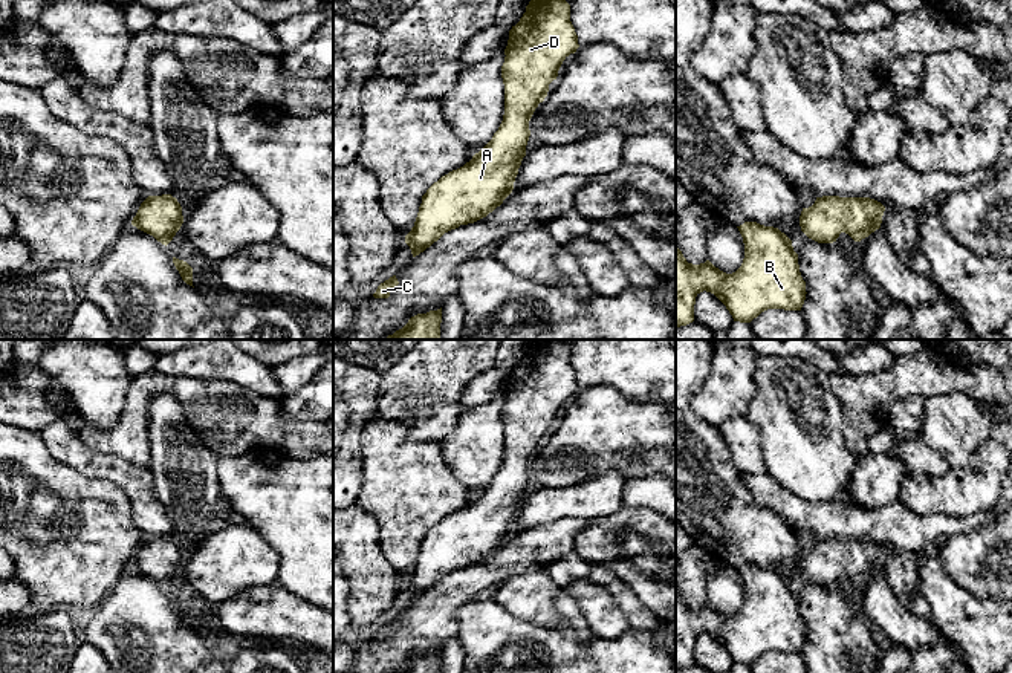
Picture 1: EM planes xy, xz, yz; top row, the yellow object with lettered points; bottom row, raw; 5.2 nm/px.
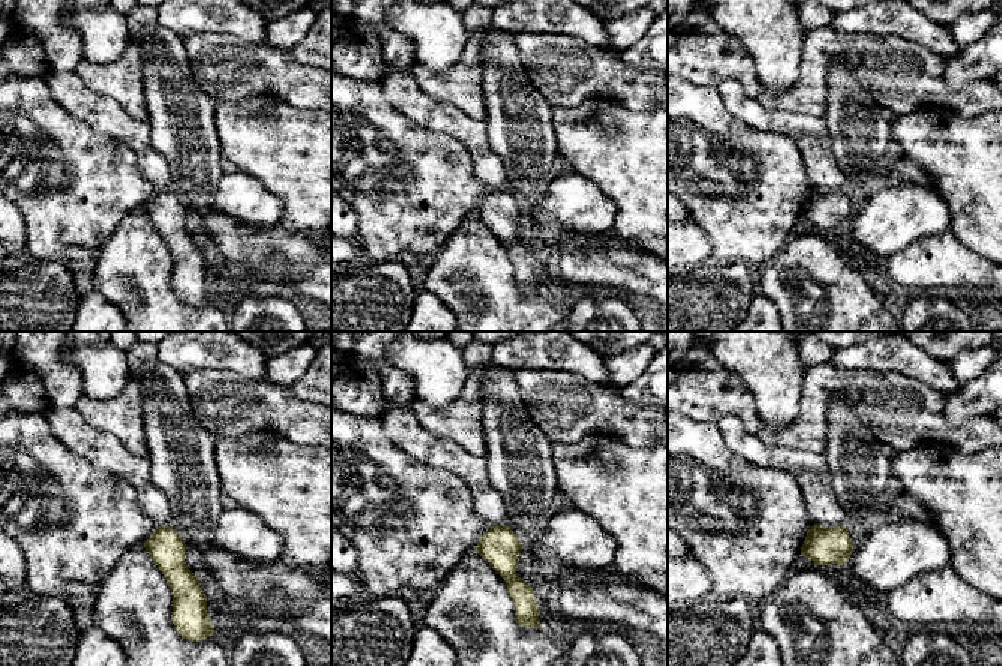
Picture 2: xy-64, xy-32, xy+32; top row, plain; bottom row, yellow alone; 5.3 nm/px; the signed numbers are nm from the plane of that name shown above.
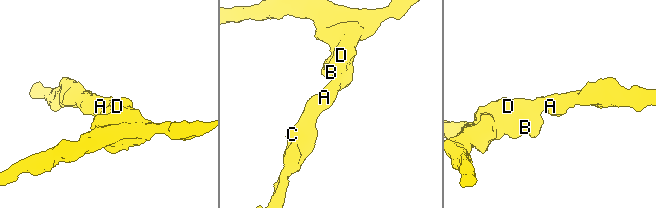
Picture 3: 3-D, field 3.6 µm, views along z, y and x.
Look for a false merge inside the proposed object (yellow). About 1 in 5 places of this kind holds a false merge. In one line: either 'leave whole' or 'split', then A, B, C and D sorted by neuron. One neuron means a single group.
leave whole | A B C D

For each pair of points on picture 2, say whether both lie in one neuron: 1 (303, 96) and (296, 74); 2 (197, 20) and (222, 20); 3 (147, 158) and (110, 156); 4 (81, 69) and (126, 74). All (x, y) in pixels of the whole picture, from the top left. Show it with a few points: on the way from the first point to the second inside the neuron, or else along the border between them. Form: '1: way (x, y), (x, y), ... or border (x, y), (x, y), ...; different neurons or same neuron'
1: way (303, 90), (296, 80); same neuron
2: way (203, 20), (216, 20); same neuron
3: border (134, 152), (140, 173), (155, 188); different neurons
4: way (92, 74), (116, 74); same neuron

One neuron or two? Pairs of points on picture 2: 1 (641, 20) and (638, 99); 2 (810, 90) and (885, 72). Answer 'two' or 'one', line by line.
1: two
2: one

